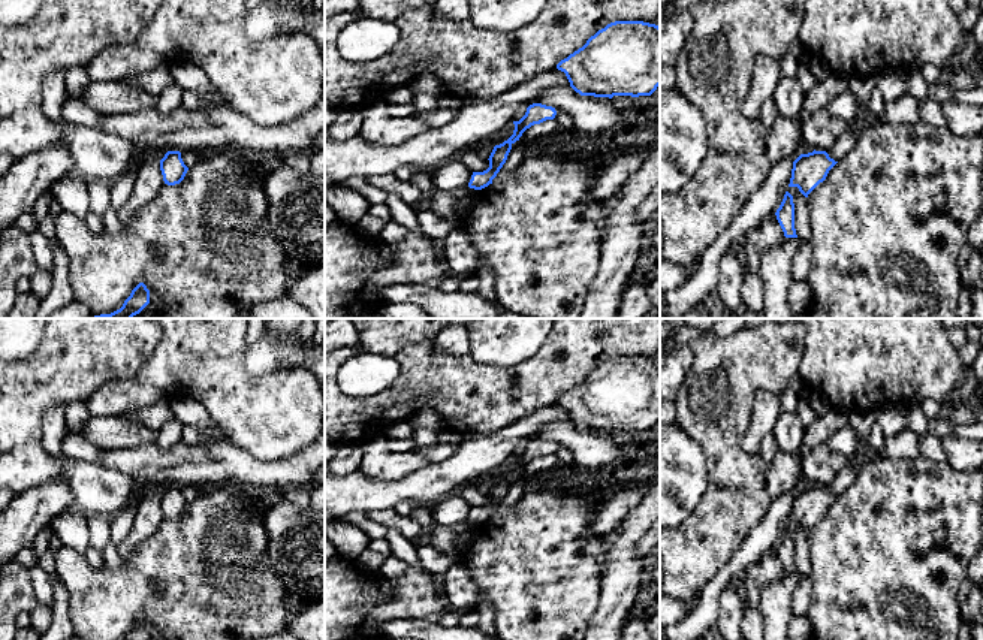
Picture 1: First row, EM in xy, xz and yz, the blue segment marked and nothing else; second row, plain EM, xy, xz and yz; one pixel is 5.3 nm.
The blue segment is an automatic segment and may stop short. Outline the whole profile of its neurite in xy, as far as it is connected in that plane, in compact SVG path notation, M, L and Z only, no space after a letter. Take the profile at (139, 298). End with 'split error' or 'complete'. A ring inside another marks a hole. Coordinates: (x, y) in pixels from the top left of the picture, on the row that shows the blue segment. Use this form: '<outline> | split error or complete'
M139 283L124 301L123 307L111 314L100 314L91 319L132 319L150 304L150 290Z | complete

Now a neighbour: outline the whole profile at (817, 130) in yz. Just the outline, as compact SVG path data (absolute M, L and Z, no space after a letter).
M820 109L800 124L802 141L815 151L827 151L835 144L832 133L832 115L829 111Z

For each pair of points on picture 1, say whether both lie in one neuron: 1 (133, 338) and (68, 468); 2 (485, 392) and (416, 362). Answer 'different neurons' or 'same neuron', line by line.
1: different neurons
2: same neuron

